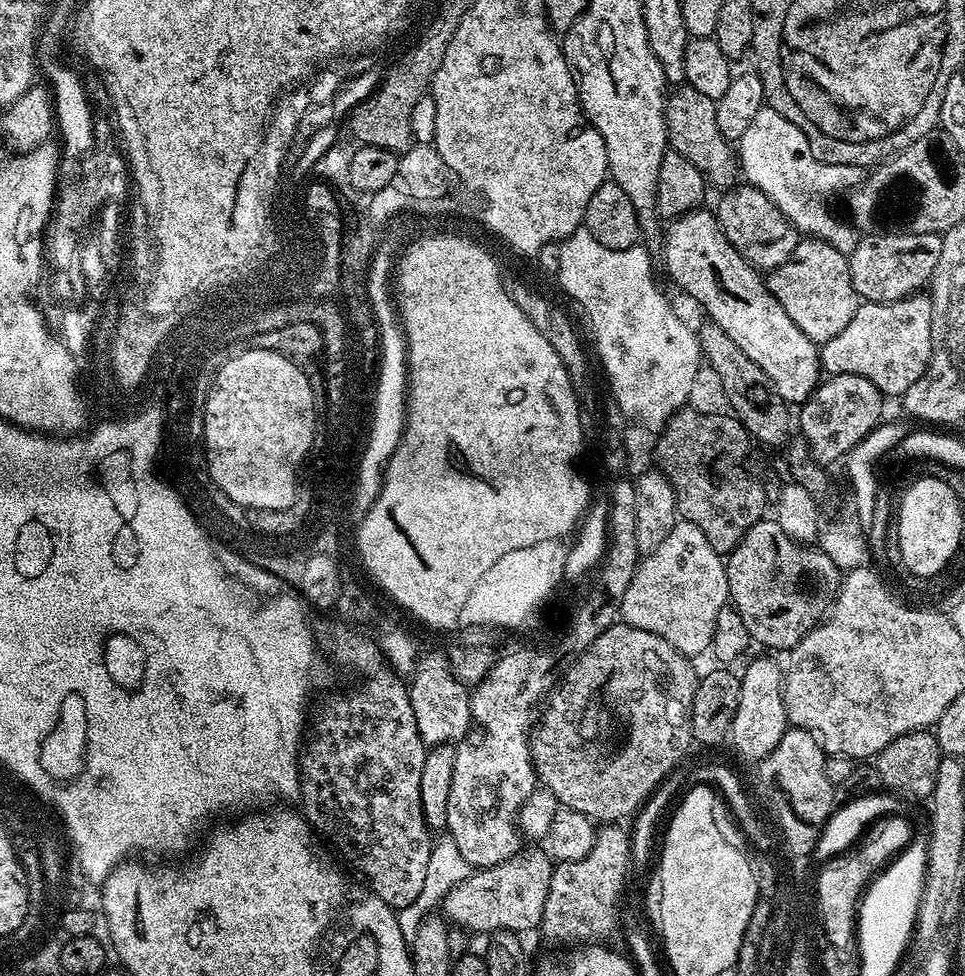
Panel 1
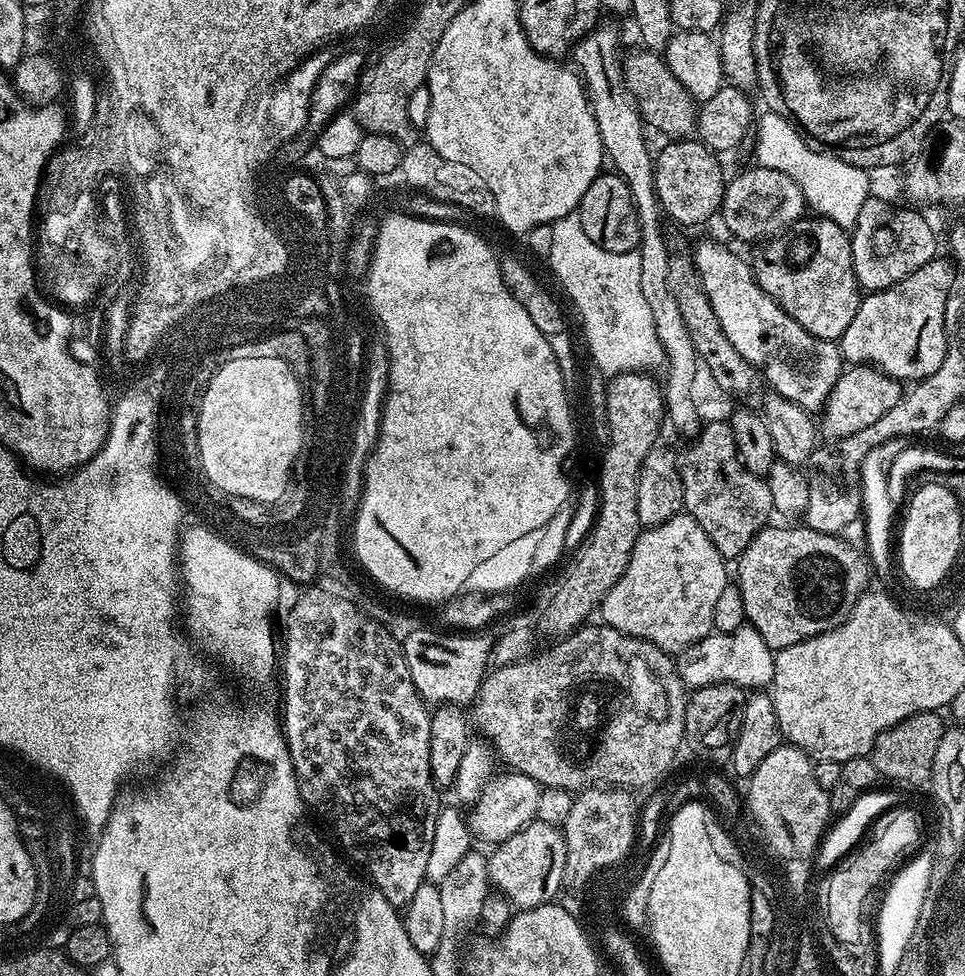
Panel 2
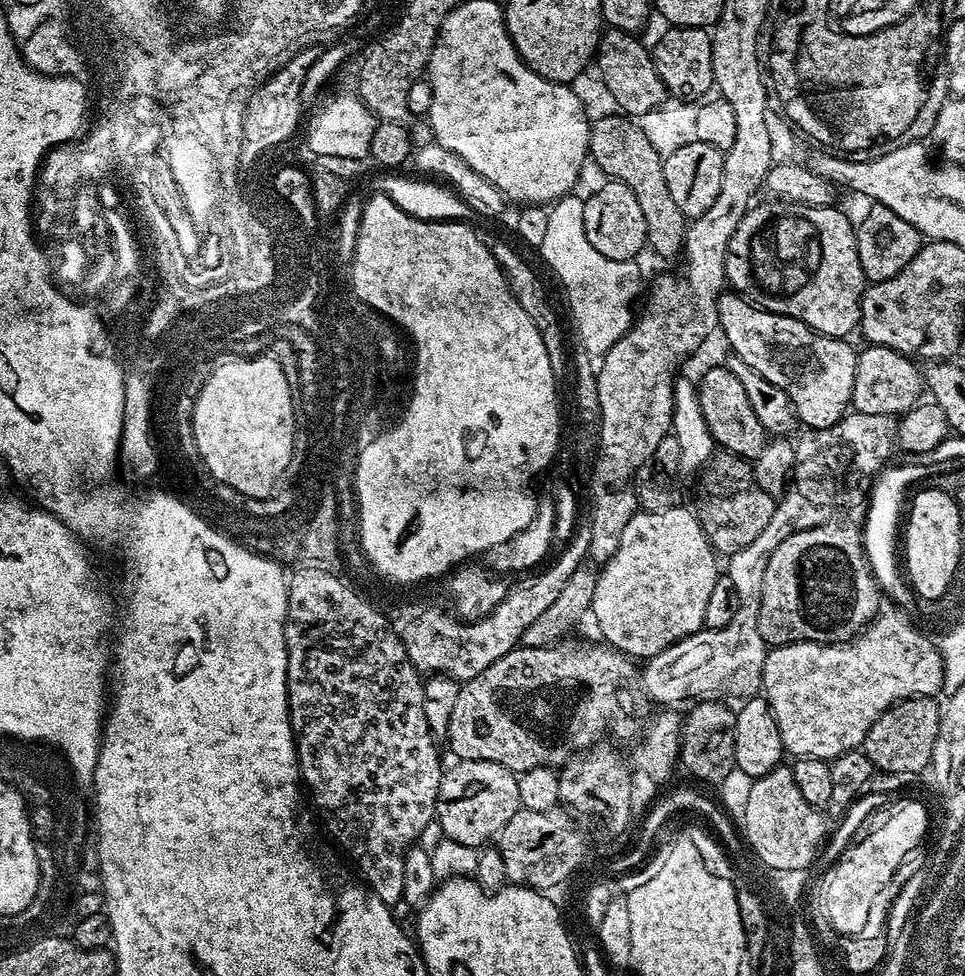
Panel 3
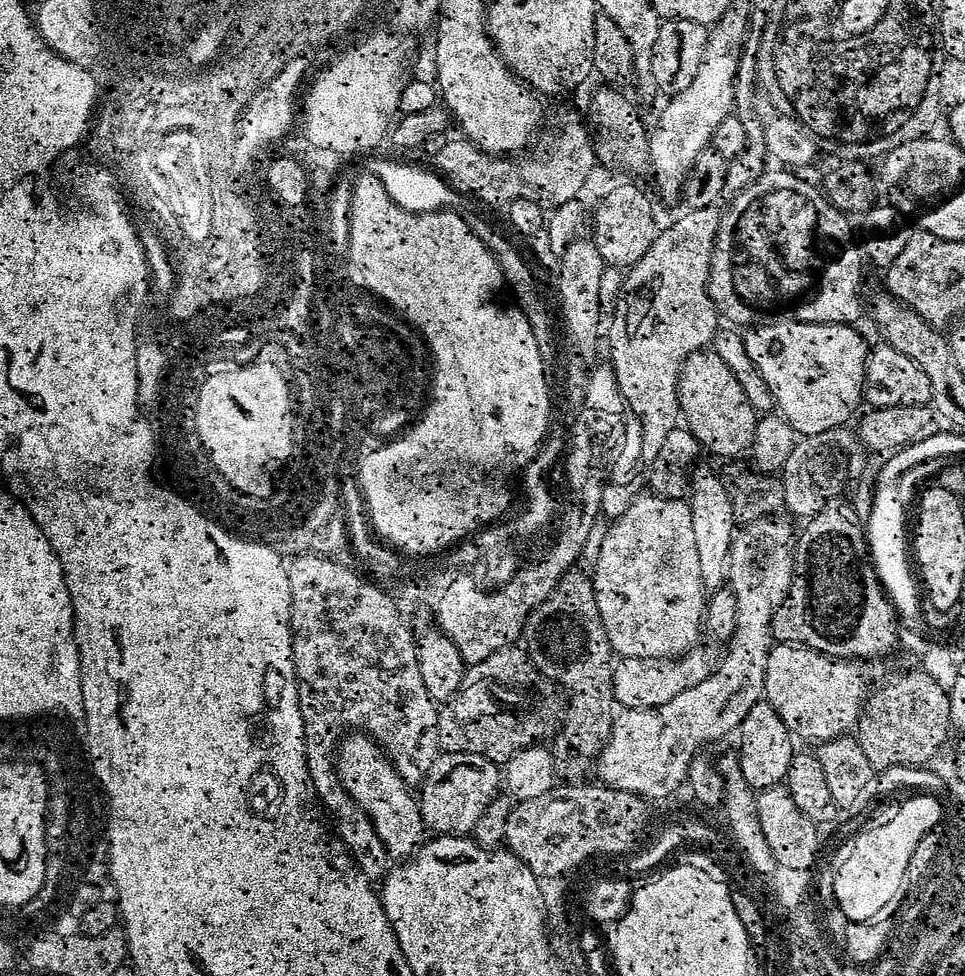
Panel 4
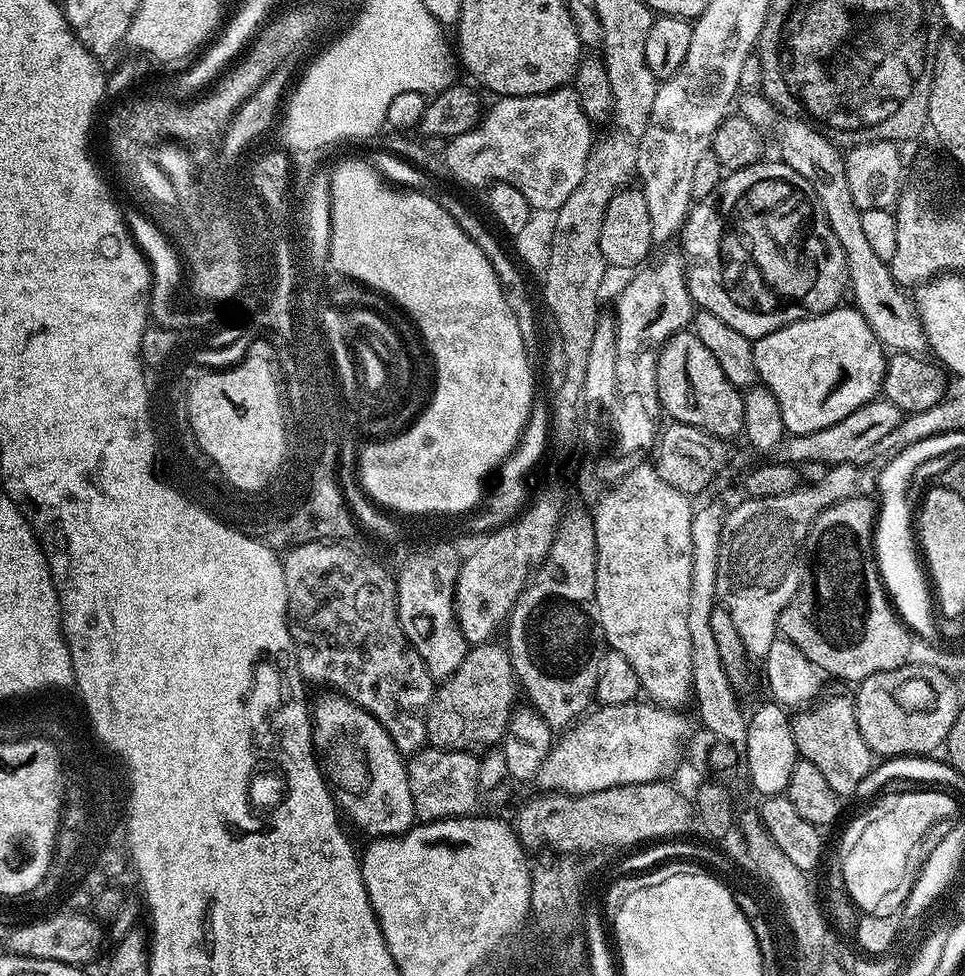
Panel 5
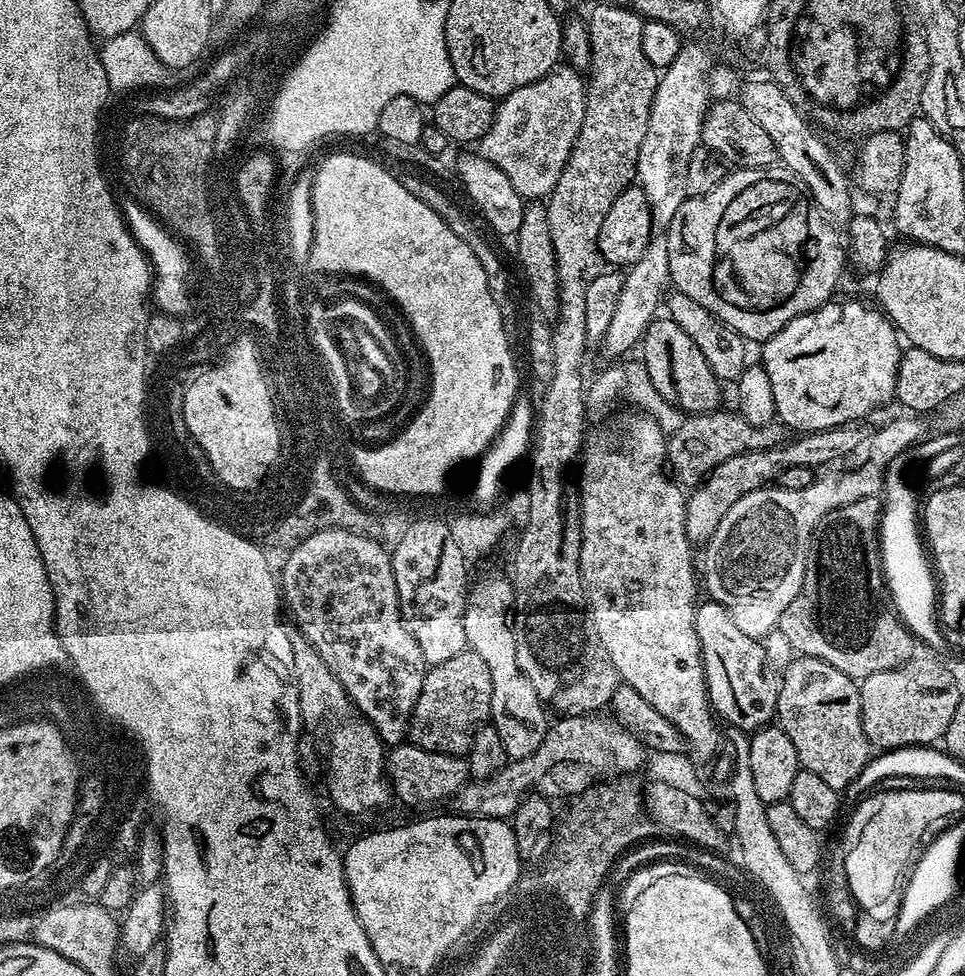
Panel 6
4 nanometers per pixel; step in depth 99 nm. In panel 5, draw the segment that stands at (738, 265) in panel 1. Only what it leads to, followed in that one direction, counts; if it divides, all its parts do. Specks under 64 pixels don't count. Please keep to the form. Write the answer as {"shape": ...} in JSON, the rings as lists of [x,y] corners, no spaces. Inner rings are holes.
{"shape":[[[844,307],[831,308],[821,316],[809,316],[807,320],[796,320],[753,343],[757,377],[762,381],[763,387],[768,388],[774,398],[778,398],[785,433],[805,436],[814,430],[834,426],[834,422],[846,418],[846,414],[854,414],[854,410],[881,395],[886,349],[874,330],[870,330],[866,318],[862,318],[855,307]]]}

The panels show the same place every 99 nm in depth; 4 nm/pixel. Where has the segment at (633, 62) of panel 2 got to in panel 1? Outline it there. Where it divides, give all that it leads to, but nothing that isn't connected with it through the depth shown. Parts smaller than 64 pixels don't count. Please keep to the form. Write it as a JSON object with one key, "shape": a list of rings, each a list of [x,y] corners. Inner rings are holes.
{"shape":[[[687,84],[677,87],[673,92],[675,93],[671,93],[665,101],[665,120],[671,151],[690,158],[690,162],[698,166],[698,170],[713,189],[731,189],[737,183],[738,160],[731,141],[721,133],[718,126],[717,101],[707,98],[706,94],[699,93]]]}

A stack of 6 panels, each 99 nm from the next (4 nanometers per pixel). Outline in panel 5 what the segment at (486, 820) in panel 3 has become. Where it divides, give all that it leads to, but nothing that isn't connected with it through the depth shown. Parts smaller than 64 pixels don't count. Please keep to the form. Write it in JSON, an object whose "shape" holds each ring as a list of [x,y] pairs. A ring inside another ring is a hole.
{"shape":[[[431,746],[421,748],[411,757],[407,761],[408,781],[417,821],[450,820],[469,815],[477,807],[481,795],[479,764],[479,759],[473,753],[447,752],[444,748]]]}

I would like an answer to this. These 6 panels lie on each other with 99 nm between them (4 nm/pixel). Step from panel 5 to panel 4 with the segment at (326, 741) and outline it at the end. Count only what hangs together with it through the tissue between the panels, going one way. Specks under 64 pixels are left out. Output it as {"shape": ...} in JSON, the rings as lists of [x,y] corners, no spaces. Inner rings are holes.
{"shape":[[[352,730],[347,733],[348,737],[341,739],[336,745],[334,753],[334,767],[336,776],[340,780],[341,788],[344,788],[350,794],[352,801],[366,813],[368,821],[374,826],[378,838],[384,843],[385,850],[389,857],[407,858],[420,847],[426,836],[424,819],[420,813],[420,801],[415,795],[410,793],[409,785],[405,784],[403,778],[398,774],[391,760],[388,759],[388,753],[372,739],[371,736],[359,731]]]}

